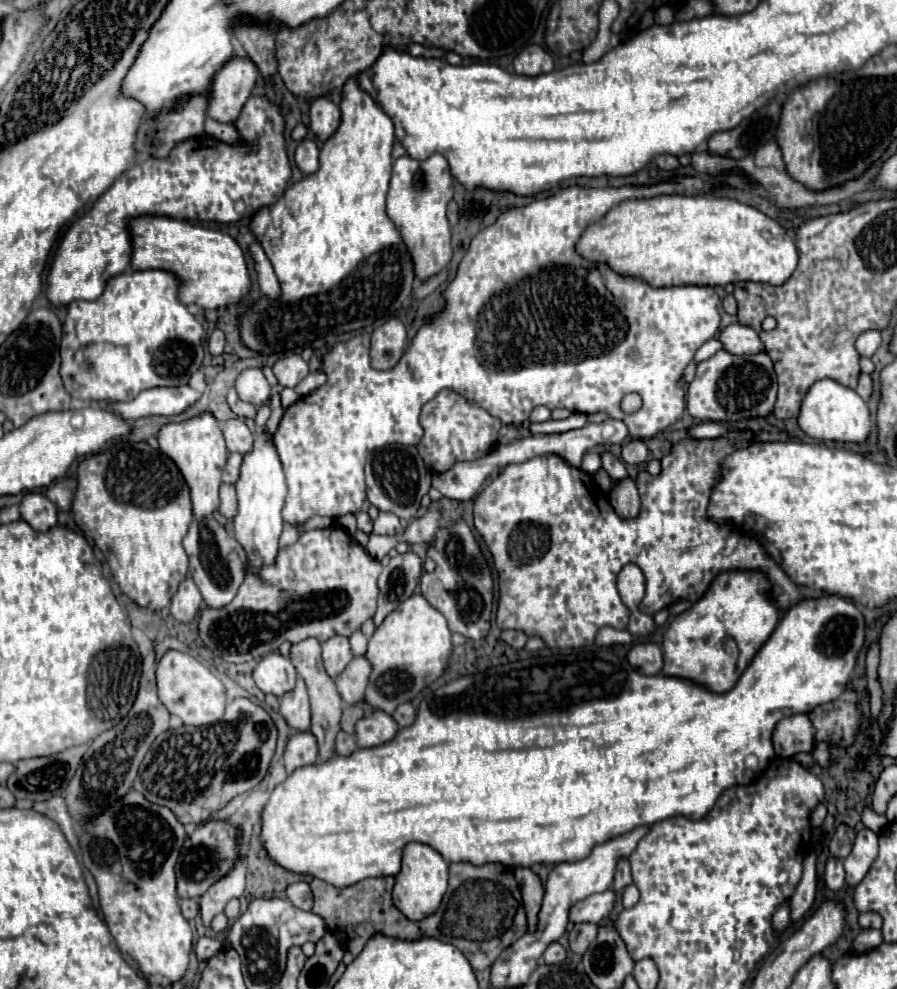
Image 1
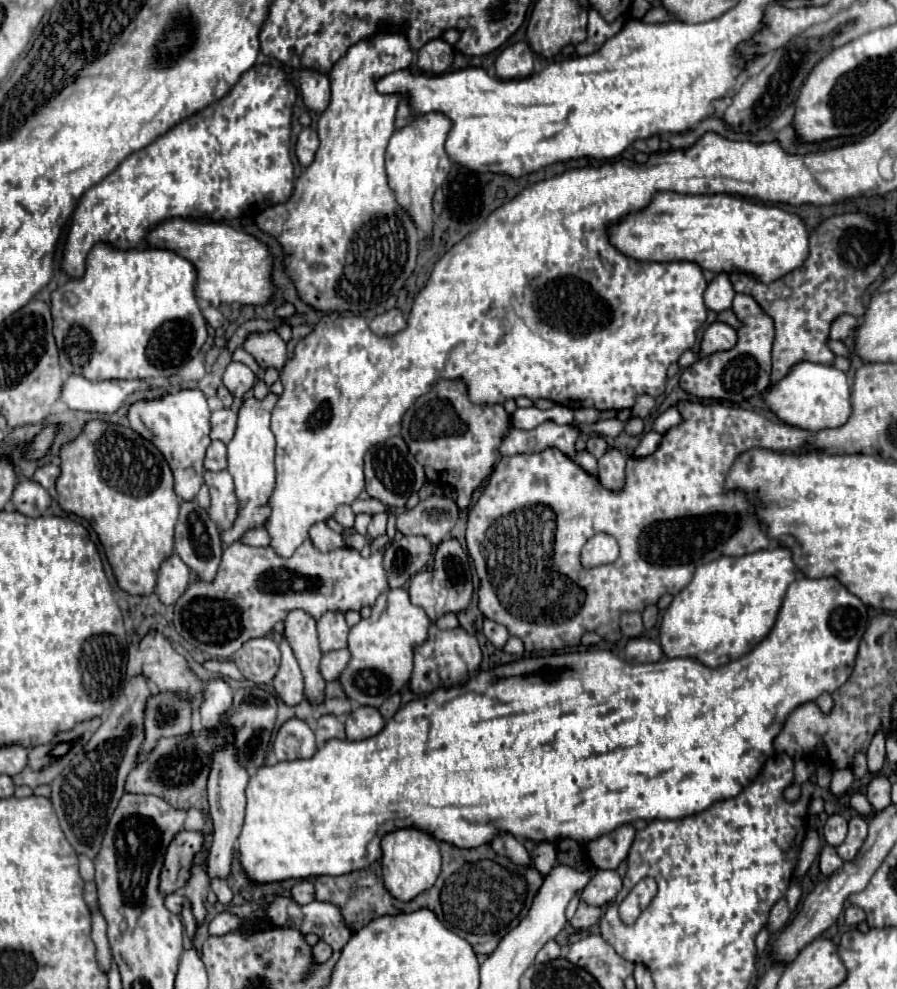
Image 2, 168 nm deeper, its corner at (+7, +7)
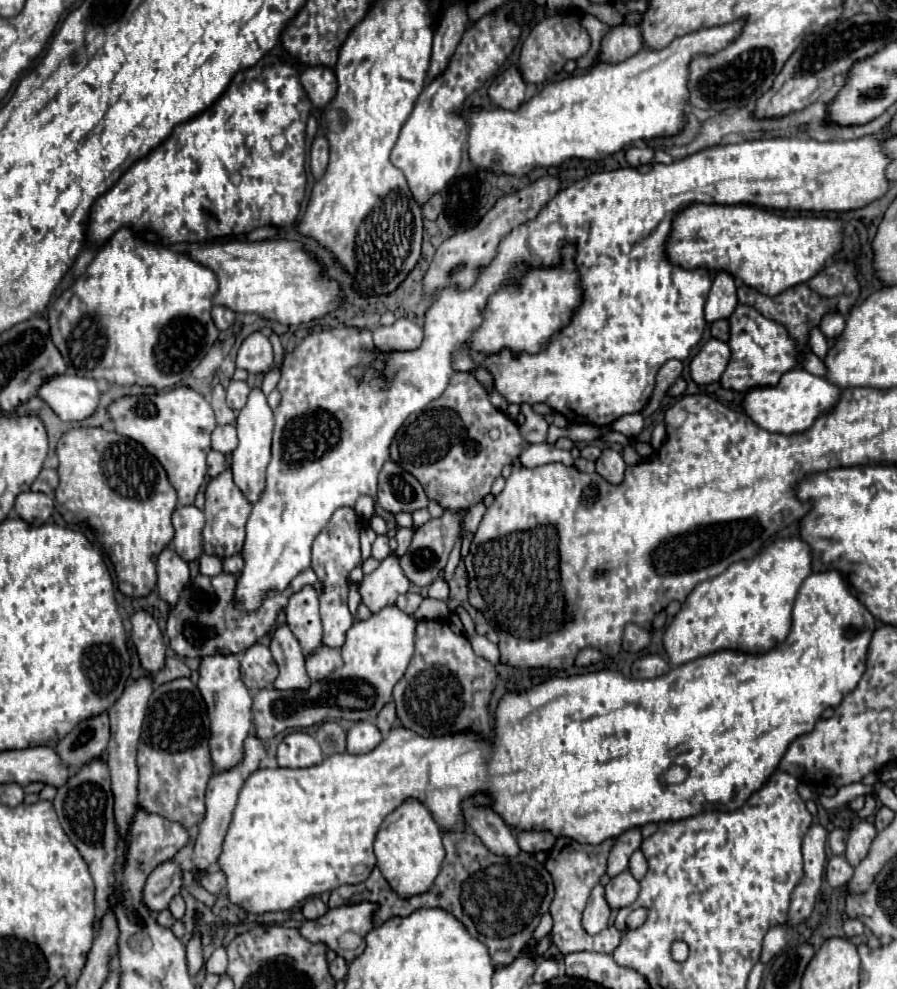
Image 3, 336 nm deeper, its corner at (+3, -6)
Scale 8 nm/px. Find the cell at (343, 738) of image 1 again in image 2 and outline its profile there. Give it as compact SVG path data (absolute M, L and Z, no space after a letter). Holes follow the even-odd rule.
M325 715L317 721L317 731L315 731L315 737L317 737L317 743L323 745L327 743L329 739L345 739L345 729L343 729L343 723L341 719L333 717L333 715Z

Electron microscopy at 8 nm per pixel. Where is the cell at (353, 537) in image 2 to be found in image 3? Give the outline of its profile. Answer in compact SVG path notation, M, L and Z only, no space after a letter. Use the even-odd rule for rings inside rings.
M399 528L397 530L397 542L399 542L399 546L397 546L395 552L399 556L403 556L407 552L407 548L411 544L411 538L413 538L413 528Z

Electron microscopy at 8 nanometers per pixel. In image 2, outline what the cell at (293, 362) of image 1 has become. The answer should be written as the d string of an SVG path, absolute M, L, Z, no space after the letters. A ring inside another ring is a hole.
M269 331L269 333L259 333L259 335L251 335L245 343L243 343L243 349L247 353L251 353L255 357L255 361L263 367L263 369L269 369L269 367L275 367L277 371L283 369L283 365L287 363L289 355L287 355L287 345L285 341Z

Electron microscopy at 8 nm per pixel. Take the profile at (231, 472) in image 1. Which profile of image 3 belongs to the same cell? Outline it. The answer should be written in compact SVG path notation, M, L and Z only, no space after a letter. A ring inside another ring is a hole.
M211 450L211 452L207 454L207 474L209 474L211 478L215 478L215 476L219 476L223 470L225 470L225 456L219 454L219 452L215 452L215 450Z

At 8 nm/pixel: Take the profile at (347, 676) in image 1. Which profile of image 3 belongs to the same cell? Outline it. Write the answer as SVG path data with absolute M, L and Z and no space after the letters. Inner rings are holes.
M319 646L319 650L315 650L315 654L309 654L305 658L305 668L307 668L307 674L313 682L323 680L325 676L329 676L339 666L343 666L341 652L331 650L329 646Z

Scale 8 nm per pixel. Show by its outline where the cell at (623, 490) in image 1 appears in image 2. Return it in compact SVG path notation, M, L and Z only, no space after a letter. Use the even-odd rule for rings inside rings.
M609 449L599 459L599 483L605 489L611 489L611 493L623 491L625 485L625 457L617 449Z

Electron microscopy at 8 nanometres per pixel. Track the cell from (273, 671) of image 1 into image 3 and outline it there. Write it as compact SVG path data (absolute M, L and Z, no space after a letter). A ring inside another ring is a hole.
M263 644L249 646L241 656L241 676L249 688L263 688L277 678L277 672L269 648Z

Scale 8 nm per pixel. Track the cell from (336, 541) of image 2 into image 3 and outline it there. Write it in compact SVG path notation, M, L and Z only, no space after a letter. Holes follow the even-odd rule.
M339 508L327 522L327 526L317 534L311 546L311 568L317 578L323 582L323 590L319 592L321 602L321 620L323 620L323 644L331 648L339 648L345 642L345 632L351 628L353 618L347 608L347 592L349 592L349 572L355 566L363 564L361 546L359 546L361 518L353 508Z

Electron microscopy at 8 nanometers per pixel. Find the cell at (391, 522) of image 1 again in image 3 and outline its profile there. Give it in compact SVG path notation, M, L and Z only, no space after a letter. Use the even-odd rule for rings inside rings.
M377 536L377 540L373 542L373 558L377 558L379 562L383 558L387 558L391 554L391 548L389 548L389 538L387 536Z

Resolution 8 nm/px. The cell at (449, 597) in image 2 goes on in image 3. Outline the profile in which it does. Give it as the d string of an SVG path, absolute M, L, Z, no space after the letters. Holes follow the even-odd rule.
M407 592L407 594L403 594L403 596L399 596L399 598L397 598L395 606L397 606L399 610L403 610L405 614L413 614L413 612L419 608L421 600L423 600L423 598L421 598L421 594Z

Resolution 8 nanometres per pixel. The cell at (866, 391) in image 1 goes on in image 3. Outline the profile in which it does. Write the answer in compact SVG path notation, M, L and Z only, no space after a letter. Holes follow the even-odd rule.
M737 304L727 320L731 334L727 340L727 346L731 346L731 362L721 376L723 388L747 392L751 386L775 386L779 378L793 368L805 368L815 376L825 376L825 364L821 358L813 352L807 352L807 358L795 358L795 340L787 334L787 330L783 330L783 326L779 326L779 322L771 322L755 308Z

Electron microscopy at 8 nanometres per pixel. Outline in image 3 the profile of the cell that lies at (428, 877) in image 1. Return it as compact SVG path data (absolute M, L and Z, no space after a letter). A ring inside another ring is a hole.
M407 798L383 820L383 824L377 830L373 846L381 874L391 884L391 888L401 896L425 892L439 874L441 862L445 858L441 830L433 820L431 812L415 798Z

